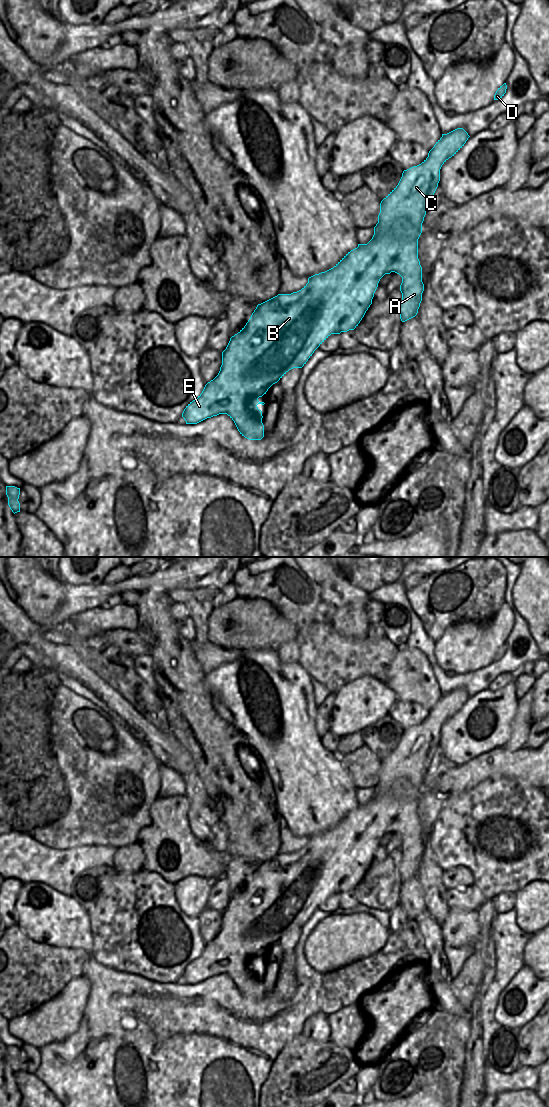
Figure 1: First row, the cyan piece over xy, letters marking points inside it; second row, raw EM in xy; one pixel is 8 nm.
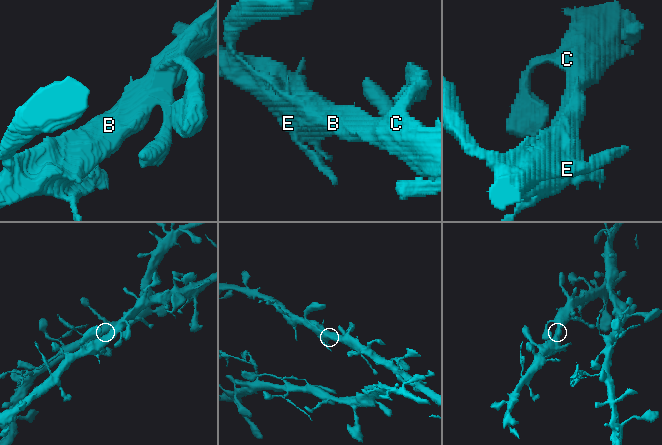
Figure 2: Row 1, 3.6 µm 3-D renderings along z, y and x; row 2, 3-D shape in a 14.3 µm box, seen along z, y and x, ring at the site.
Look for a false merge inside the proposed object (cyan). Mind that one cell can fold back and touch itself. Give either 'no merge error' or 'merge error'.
no merge error

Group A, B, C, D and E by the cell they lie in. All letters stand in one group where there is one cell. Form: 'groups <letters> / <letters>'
groups A B C D E

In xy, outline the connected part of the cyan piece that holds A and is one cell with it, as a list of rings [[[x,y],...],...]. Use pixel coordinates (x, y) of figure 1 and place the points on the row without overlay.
[[[463,688],[442,694],[421,724],[403,731],[398,745],[380,763],[378,783],[367,804],[358,804],[357,808],[348,812],[333,828],[309,837],[308,843],[301,850],[291,854],[278,854],[257,865],[246,885],[230,898],[222,912],[222,925],[218,935],[208,942],[202,953],[184,969],[182,977],[186,984],[197,984],[207,978],[227,974],[242,996],[249,1000],[261,1000],[264,997],[263,976],[257,965],[265,963],[259,962],[258,958],[266,954],[289,930],[302,928],[331,894],[354,890],[372,864],[378,843],[385,834],[395,832],[402,837],[401,881],[405,882],[417,875],[424,851],[422,827],[418,819],[418,799],[422,793],[422,783],[438,747],[442,725],[464,706],[469,697]]]

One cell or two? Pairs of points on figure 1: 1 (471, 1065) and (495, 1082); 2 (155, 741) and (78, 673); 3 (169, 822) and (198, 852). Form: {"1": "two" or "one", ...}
{"1": "two", "2": "one", "3": "one"}

